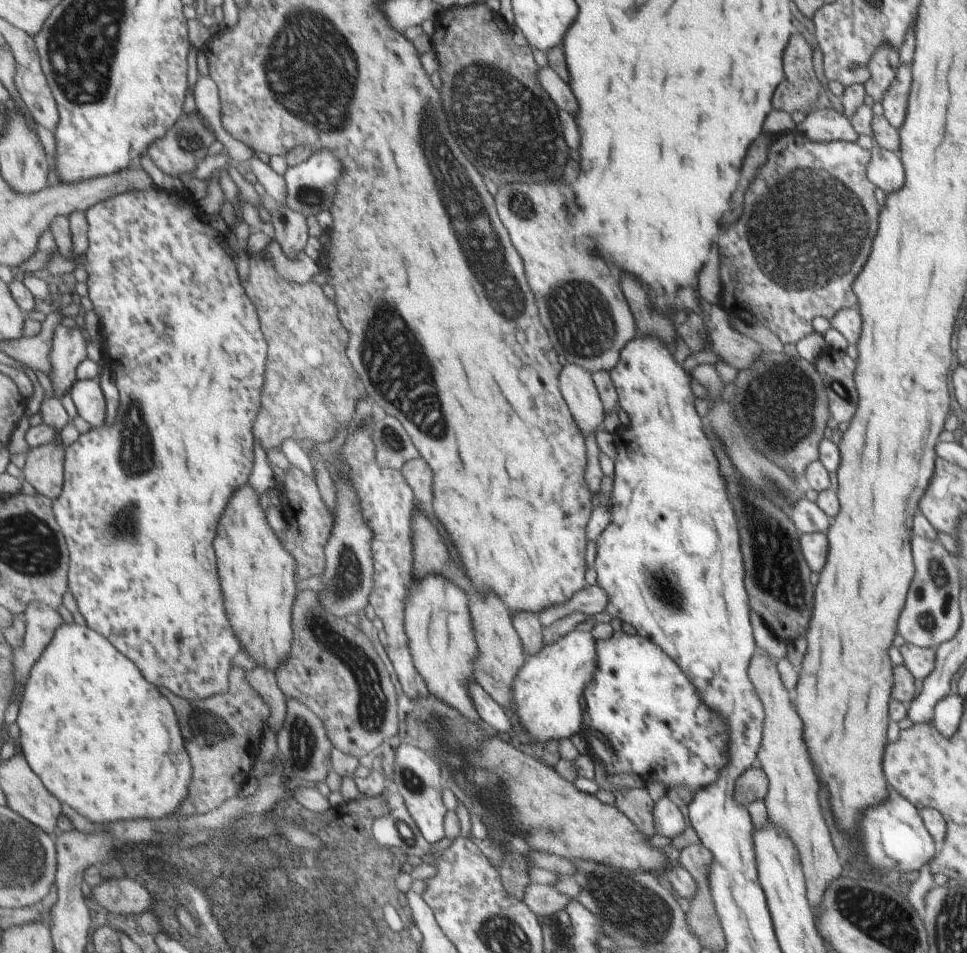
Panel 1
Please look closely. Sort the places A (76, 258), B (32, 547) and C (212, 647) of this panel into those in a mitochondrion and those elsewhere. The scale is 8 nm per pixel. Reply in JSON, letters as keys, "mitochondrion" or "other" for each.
{"A":"other","B":"mitochondrion","C":"other"}

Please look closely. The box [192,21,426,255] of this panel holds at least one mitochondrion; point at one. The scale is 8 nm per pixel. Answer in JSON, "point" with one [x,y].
{"point":[309,197]}

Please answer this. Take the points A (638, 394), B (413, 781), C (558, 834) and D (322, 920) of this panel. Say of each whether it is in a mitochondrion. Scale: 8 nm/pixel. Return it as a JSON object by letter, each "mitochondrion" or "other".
{"A":"other","B":"mitochondrion","C":"mitochondrion","D":"mitochondrion"}

